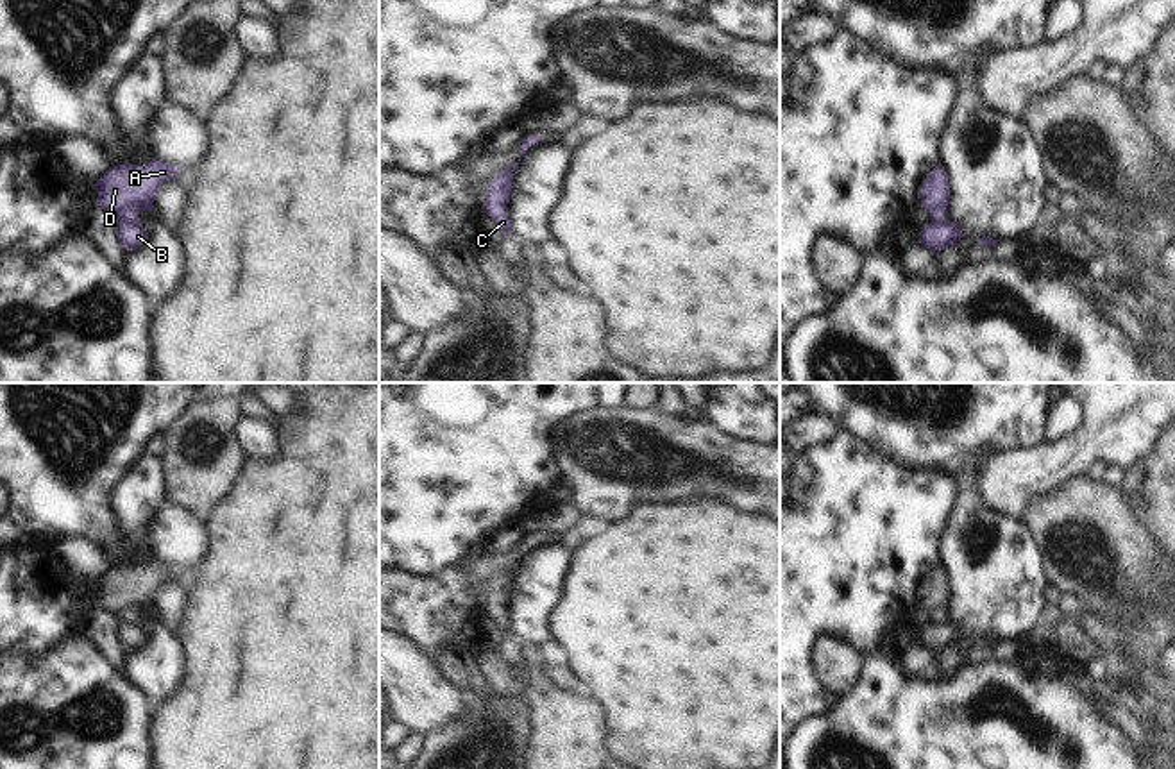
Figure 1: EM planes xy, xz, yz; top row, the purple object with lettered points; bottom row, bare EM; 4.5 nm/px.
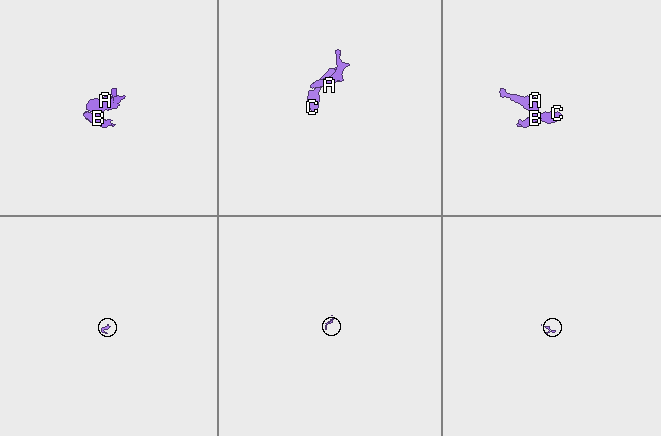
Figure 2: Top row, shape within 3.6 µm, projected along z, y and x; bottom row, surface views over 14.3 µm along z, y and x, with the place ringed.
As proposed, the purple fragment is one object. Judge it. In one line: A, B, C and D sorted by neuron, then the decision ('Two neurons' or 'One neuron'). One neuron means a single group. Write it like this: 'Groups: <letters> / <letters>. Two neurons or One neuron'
Groups: A D / B C. Two neurons

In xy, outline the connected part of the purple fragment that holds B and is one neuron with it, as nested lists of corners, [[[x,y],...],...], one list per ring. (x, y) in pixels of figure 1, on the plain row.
[[[122,617],[122,622],[116,628],[116,637],[127,651],[136,651],[148,642],[148,635],[136,617]]]

